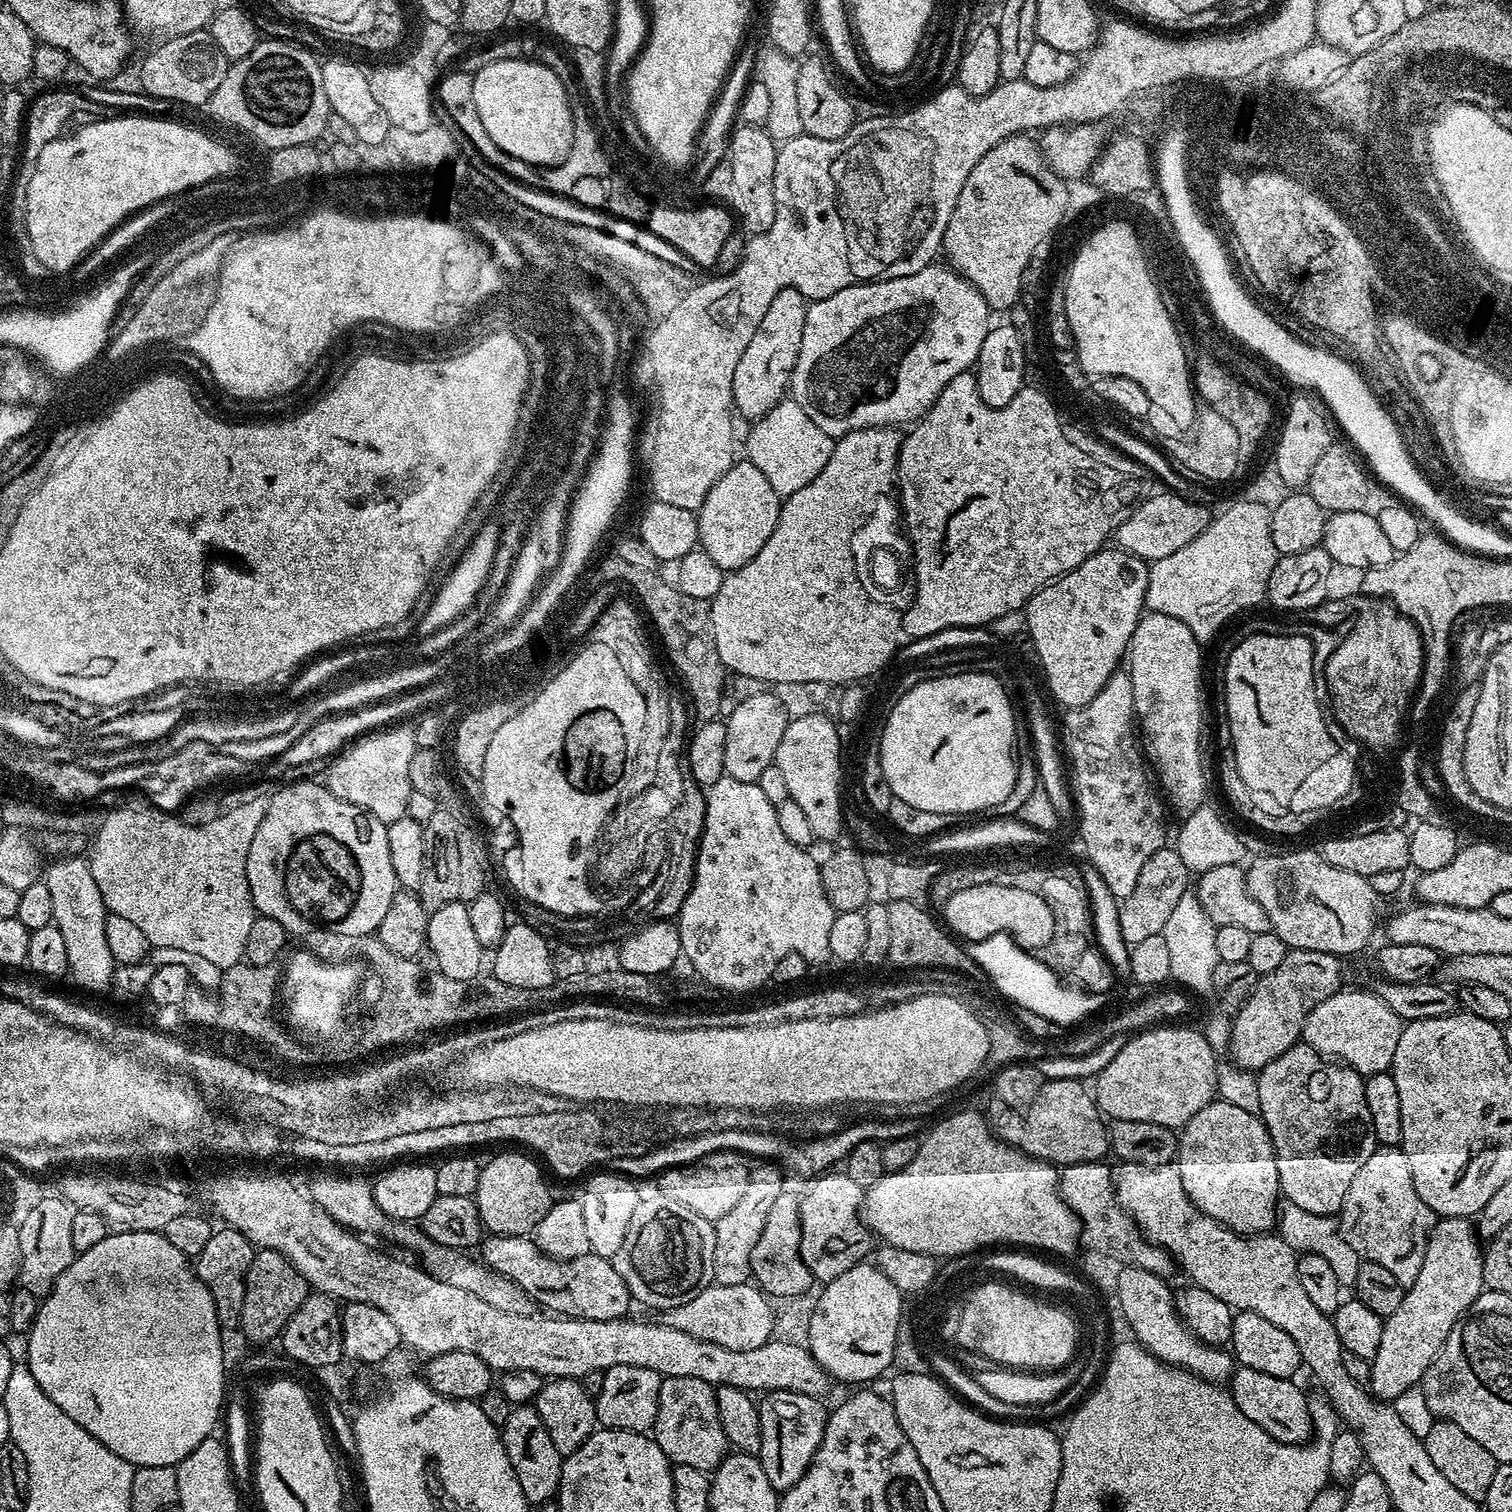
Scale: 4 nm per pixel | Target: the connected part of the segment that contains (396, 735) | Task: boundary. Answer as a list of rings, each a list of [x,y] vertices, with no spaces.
[[[400,722],[353,740],[327,765],[326,787],[338,799],[364,808],[384,824],[390,825],[398,818],[407,816],[408,795],[413,792],[410,762],[417,750],[415,732],[411,723]]]

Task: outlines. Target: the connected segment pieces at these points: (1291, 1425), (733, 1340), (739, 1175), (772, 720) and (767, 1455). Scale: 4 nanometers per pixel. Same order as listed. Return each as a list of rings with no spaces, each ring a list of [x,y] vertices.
[[[1237,1367],[1230,1377],[1230,1391],[1238,1410],[1262,1426],[1270,1438],[1283,1444],[1306,1444],[1312,1439],[1312,1415],[1308,1409],[1309,1397],[1292,1378],[1274,1378],[1274,1374],[1262,1374],[1262,1370]]]
[[[713,1282],[698,1294],[698,1298],[690,1298],[690,1302],[682,1302],[682,1306],[667,1309],[662,1323],[699,1340],[726,1346],[726,1350],[754,1350],[774,1336],[774,1315],[768,1303],[769,1297],[751,1283],[722,1286]]]
[[[722,1151],[711,1153],[702,1160],[684,1167],[669,1168],[668,1171],[659,1173],[659,1195],[674,1202],[682,1202],[694,1214],[702,1214],[702,1218],[715,1221],[722,1218],[722,1214],[730,1214],[734,1206],[746,1194],[750,1164],[741,1153],[735,1151]]]
[[[767,690],[747,699],[727,716],[725,776],[738,782],[755,784],[759,781],[762,770],[774,763],[778,742],[782,742],[782,734],[786,734],[790,713],[784,707],[783,699],[773,692],[775,691]]]
[[[769,1392],[759,1401],[760,1421],[762,1422],[762,1446],[758,1459],[762,1470],[766,1470],[766,1478],[770,1478],[770,1486],[774,1486],[777,1494],[792,1489],[798,1478],[804,1476],[805,1470],[812,1464],[814,1454],[824,1437],[828,1425],[829,1409],[824,1409],[825,1401],[815,1396],[807,1396],[801,1392]]]

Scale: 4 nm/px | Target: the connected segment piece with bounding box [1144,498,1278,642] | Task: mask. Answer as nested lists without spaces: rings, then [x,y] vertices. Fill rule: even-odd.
[[[1243,498],[1237,500],[1237,504],[1230,505],[1225,512],[1217,511],[1206,530],[1202,530],[1202,534],[1198,534],[1190,546],[1182,546],[1182,550],[1155,561],[1148,569],[1145,609],[1158,614],[1170,614],[1170,618],[1186,622],[1194,638],[1201,642],[1207,642],[1231,616],[1236,616],[1265,599],[1270,574],[1278,559],[1274,538],[1270,538],[1272,514],[1269,505],[1260,505]]]

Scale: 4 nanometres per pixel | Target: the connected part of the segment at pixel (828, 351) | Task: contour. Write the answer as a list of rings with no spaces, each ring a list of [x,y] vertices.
[[[944,262],[930,263],[909,276],[855,284],[846,290],[838,290],[838,294],[830,294],[830,298],[813,300],[809,303],[806,314],[806,330],[802,330],[802,350],[798,350],[798,362],[794,362],[790,398],[798,406],[802,406],[802,410],[806,410],[808,417],[833,438],[839,438],[863,428],[886,428],[908,423],[911,425],[919,421],[920,417],[928,411],[931,404],[938,398],[938,394],[942,394],[950,378],[969,371],[975,365],[978,350],[982,350],[982,338],[986,338],[990,327],[988,315],[990,315],[990,309],[984,295],[965,276],[961,276]]]

